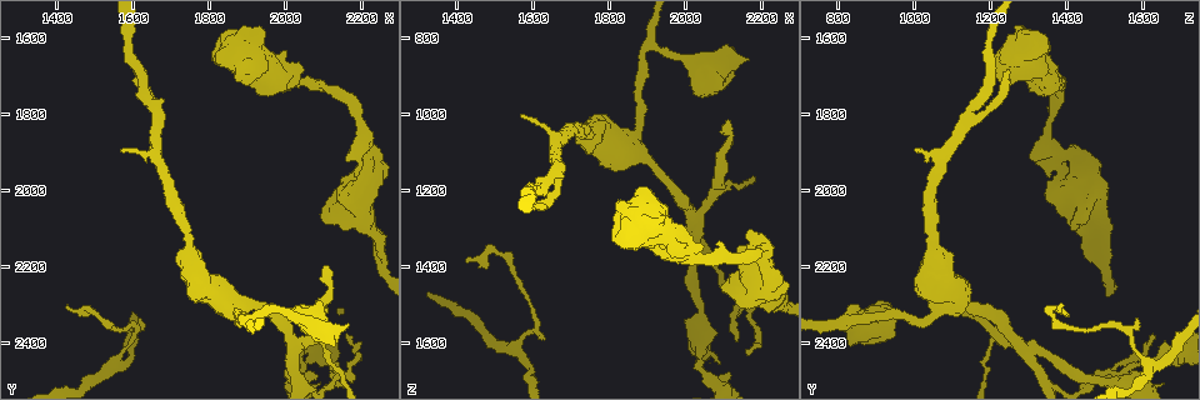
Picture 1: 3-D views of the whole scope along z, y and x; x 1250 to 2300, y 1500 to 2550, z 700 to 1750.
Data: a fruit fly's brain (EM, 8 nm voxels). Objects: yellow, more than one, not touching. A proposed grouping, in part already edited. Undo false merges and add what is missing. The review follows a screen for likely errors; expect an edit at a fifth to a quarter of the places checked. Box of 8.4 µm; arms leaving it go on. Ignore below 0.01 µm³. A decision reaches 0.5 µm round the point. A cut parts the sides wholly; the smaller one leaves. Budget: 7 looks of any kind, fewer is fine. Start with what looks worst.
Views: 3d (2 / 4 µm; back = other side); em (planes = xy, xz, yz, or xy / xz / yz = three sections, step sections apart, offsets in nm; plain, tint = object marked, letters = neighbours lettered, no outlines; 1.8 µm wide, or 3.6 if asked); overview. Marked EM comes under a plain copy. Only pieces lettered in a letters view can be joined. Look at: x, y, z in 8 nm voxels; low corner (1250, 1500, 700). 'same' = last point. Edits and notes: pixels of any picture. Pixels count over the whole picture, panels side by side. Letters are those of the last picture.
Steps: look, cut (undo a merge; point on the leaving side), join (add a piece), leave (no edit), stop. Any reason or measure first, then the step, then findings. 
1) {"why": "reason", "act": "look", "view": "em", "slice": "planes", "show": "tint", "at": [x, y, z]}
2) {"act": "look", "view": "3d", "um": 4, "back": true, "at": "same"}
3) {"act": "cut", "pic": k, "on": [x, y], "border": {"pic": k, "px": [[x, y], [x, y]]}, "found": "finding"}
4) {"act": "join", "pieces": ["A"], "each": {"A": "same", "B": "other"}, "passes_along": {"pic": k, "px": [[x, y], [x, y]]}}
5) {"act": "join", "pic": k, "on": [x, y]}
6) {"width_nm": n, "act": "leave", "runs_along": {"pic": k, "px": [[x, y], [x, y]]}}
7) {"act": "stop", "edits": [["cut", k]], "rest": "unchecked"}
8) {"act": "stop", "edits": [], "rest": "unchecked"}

{"why": "looks like a crossing", "act": "look", "view": "3d", "um": 2, "at": [2025, 2425, 1295]}

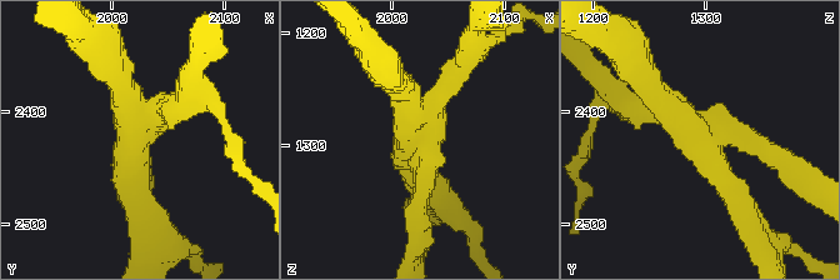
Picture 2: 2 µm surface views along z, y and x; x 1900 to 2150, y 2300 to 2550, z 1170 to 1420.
{"arms": 4, "act": "look", "view": "em", "slice": "planes", "show": "tint", "at": [2020, 2422, 1290]}

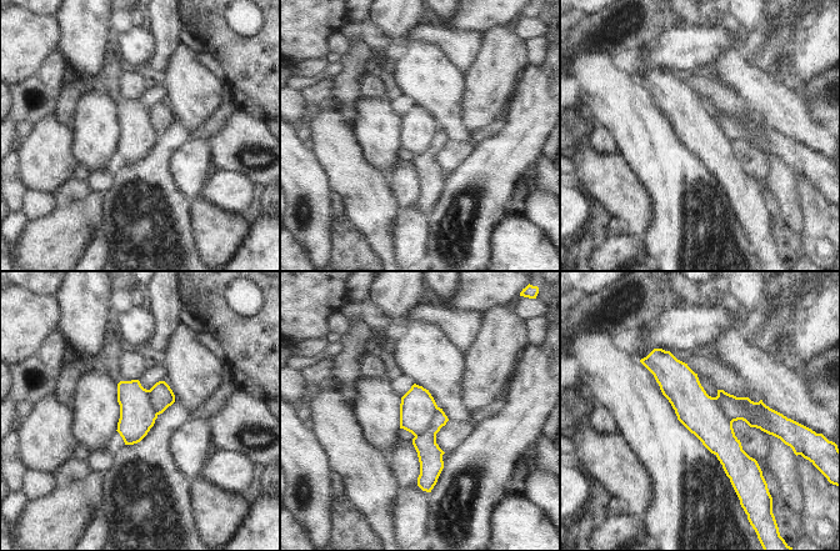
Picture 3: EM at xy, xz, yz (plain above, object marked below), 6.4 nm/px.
{"why": "what lies round it", "act": "look", "view": "em", "slice": "planes", "show": "letters", "at": "same"}

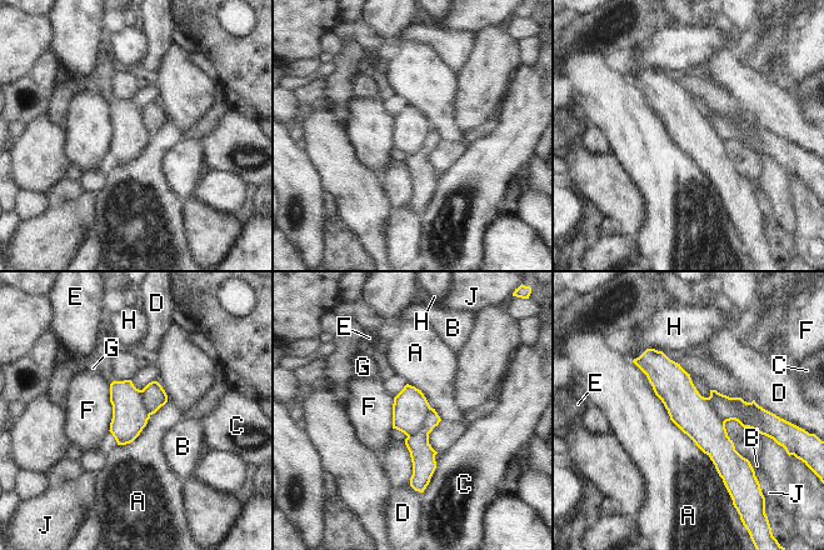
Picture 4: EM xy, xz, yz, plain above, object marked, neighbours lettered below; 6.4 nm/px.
{"width_nm": 260, "longest_contact_nm": ["A", 1050], "act": "cut", "pic": 4, "on": [423, 456], "each": {"A": "other", "B": "other", "C": "other", "D": "other", "E": "other", "F": "other", "G": "other", "H": "other", "J": "other"}, "found": "a second cell is stuck on"}

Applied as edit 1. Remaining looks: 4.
{"why": "see it whole again", "act": "look", "view": "overview"}

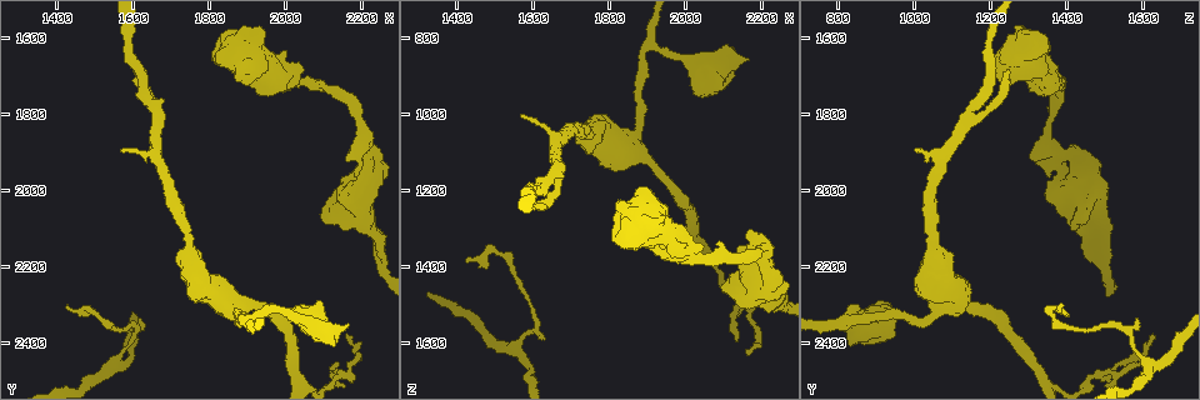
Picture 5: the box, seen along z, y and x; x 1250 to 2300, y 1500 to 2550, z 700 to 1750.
{"why": "thin neck", "act": "look", "view": "3d", "um": 4, "back": true, "at": [2195, 1825, 1355]}

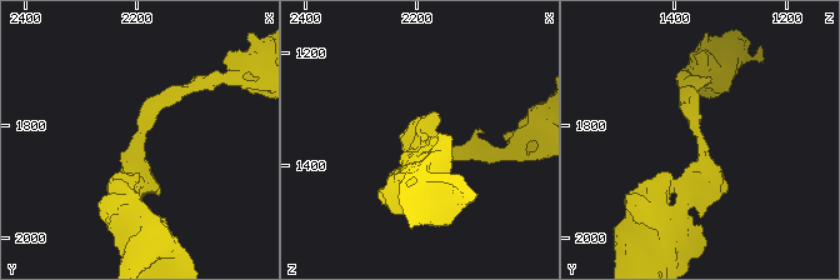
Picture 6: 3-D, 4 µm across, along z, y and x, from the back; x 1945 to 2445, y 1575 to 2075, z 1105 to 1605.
{"arm_widths_nm": [190, 280], "act": "look", "view": "em", "slice": "planes", "show": "letters", "at": [2205, 1820, 1355]}

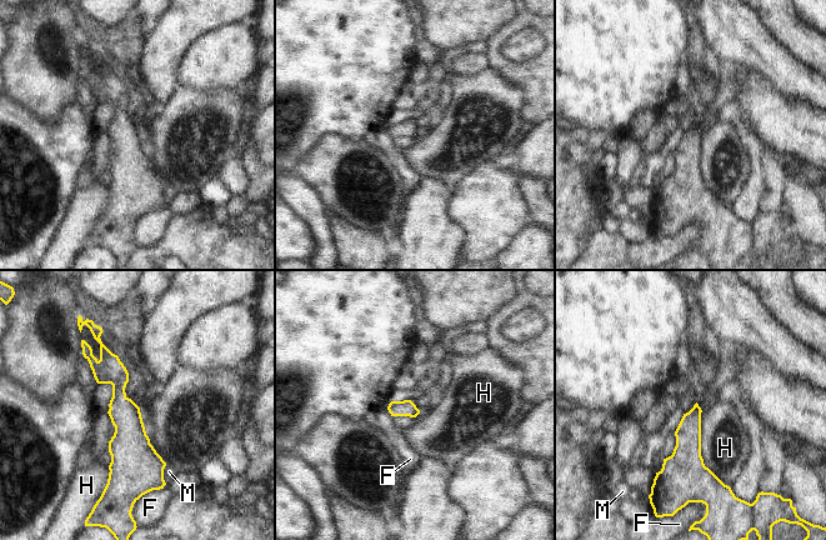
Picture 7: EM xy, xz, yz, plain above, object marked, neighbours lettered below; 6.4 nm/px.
{"act": "leave", "each": {"F": "other", "H": "other", "M": "other"}, "border": {"pic": 7, "px": [[701, 410], [702, 463], [730, 488]]}, "found": "all the same cell"}

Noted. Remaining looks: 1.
{"act": "stop", "edits": [["cut", 4]], "rest": "unchecked"}

